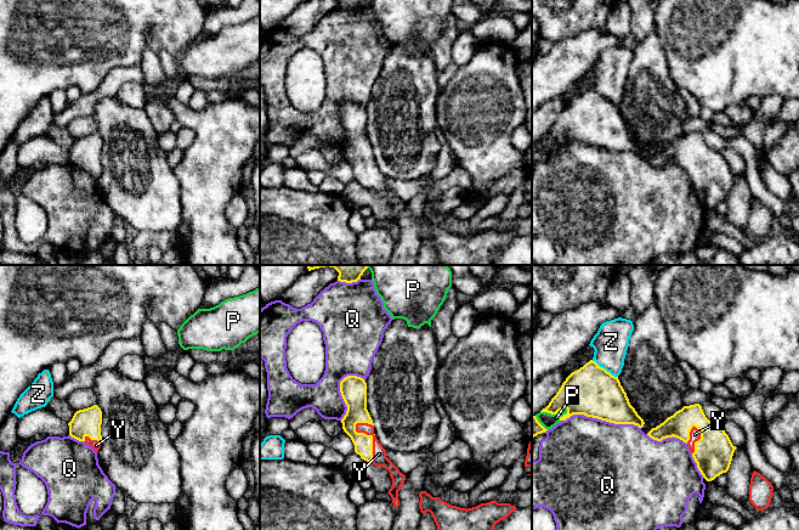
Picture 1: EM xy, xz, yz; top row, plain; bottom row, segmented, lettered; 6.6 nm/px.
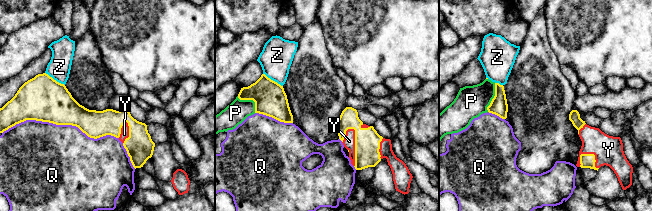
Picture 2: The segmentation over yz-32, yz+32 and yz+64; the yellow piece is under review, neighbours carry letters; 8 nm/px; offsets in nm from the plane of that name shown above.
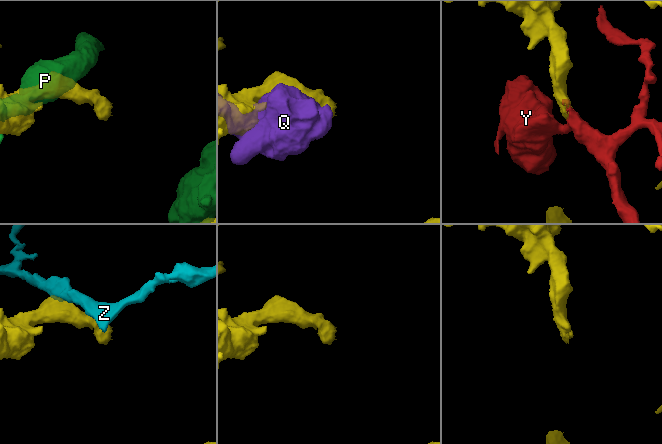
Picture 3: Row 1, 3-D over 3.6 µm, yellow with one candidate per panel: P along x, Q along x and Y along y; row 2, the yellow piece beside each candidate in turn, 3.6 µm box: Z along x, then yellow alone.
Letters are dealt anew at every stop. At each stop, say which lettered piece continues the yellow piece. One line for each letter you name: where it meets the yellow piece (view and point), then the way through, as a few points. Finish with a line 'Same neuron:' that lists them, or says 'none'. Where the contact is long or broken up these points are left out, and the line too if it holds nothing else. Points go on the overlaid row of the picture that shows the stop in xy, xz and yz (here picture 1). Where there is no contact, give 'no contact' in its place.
Y: contact xz (372, 438)
Same neuron: Y

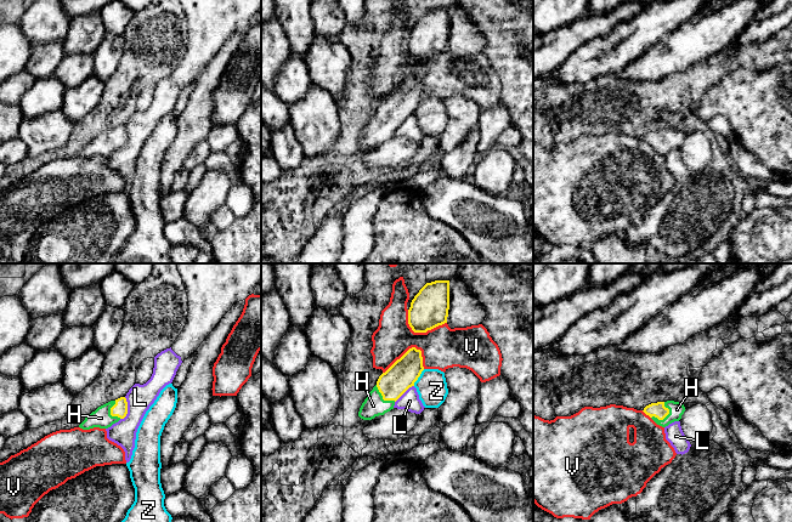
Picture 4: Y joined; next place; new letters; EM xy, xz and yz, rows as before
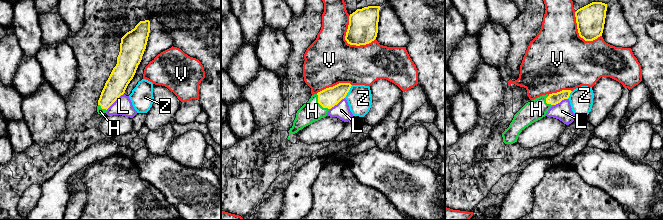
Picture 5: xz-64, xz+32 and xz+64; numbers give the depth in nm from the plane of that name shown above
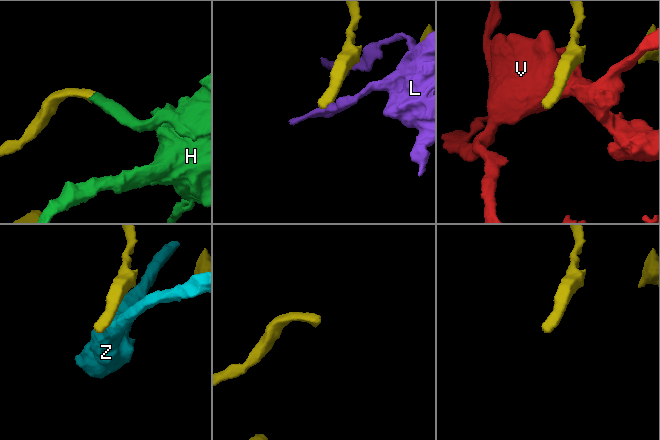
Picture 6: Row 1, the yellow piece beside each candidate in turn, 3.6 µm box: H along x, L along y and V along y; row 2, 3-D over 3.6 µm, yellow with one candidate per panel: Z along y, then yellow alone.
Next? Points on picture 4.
Same neuron: none

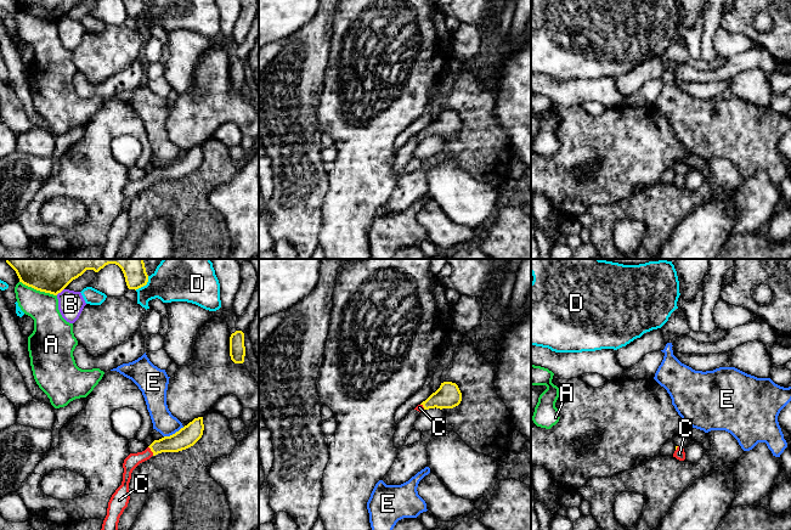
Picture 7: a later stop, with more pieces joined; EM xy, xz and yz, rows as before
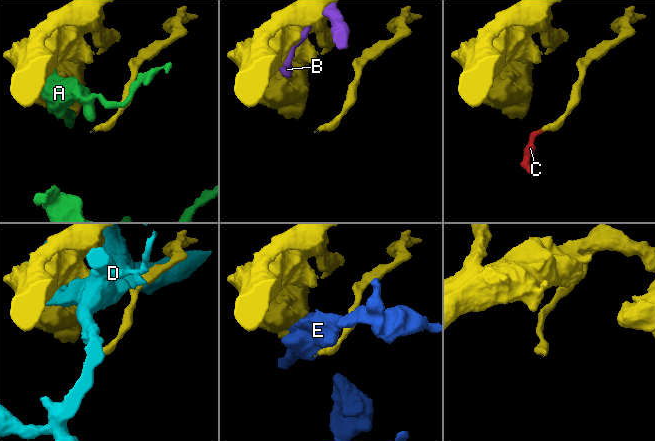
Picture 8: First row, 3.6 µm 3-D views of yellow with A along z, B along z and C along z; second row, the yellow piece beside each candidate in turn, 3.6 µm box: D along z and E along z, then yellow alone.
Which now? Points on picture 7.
C: contact xy (151, 450); way xy (186, 437), (151, 450), (146, 455), (133, 460)
Same neuron: C

